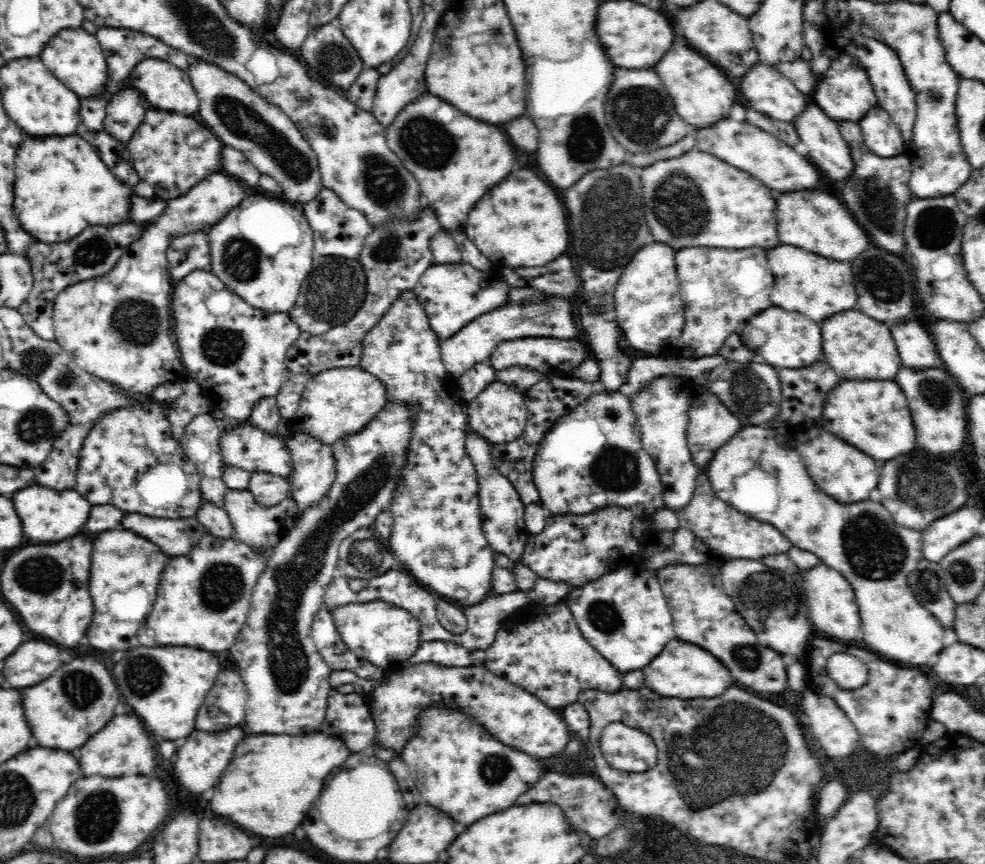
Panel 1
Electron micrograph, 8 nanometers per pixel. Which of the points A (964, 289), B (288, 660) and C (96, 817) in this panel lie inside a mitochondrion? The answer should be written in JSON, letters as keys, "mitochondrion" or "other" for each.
{"A":"other","B":"mitochondrion","C":"mitochondrion"}

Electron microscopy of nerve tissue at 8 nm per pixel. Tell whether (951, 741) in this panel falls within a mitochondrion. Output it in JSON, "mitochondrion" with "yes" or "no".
{"mitochondrion":"no"}

